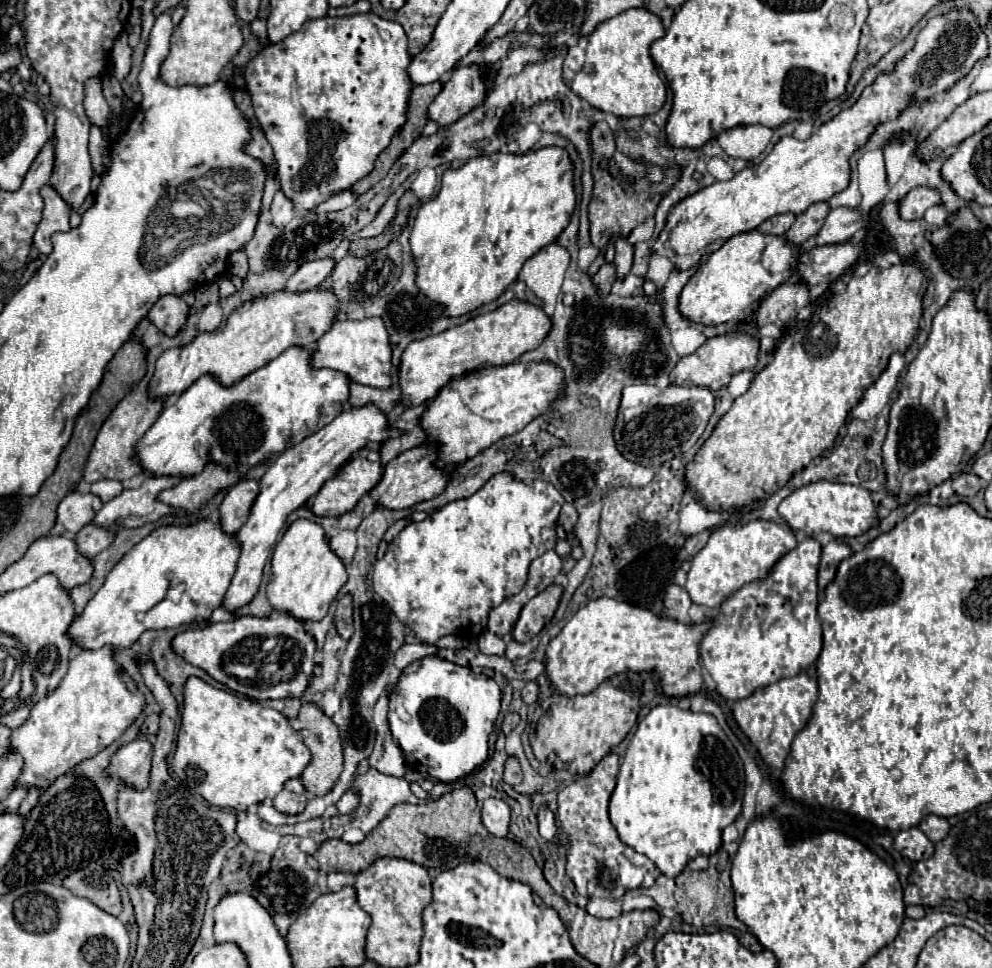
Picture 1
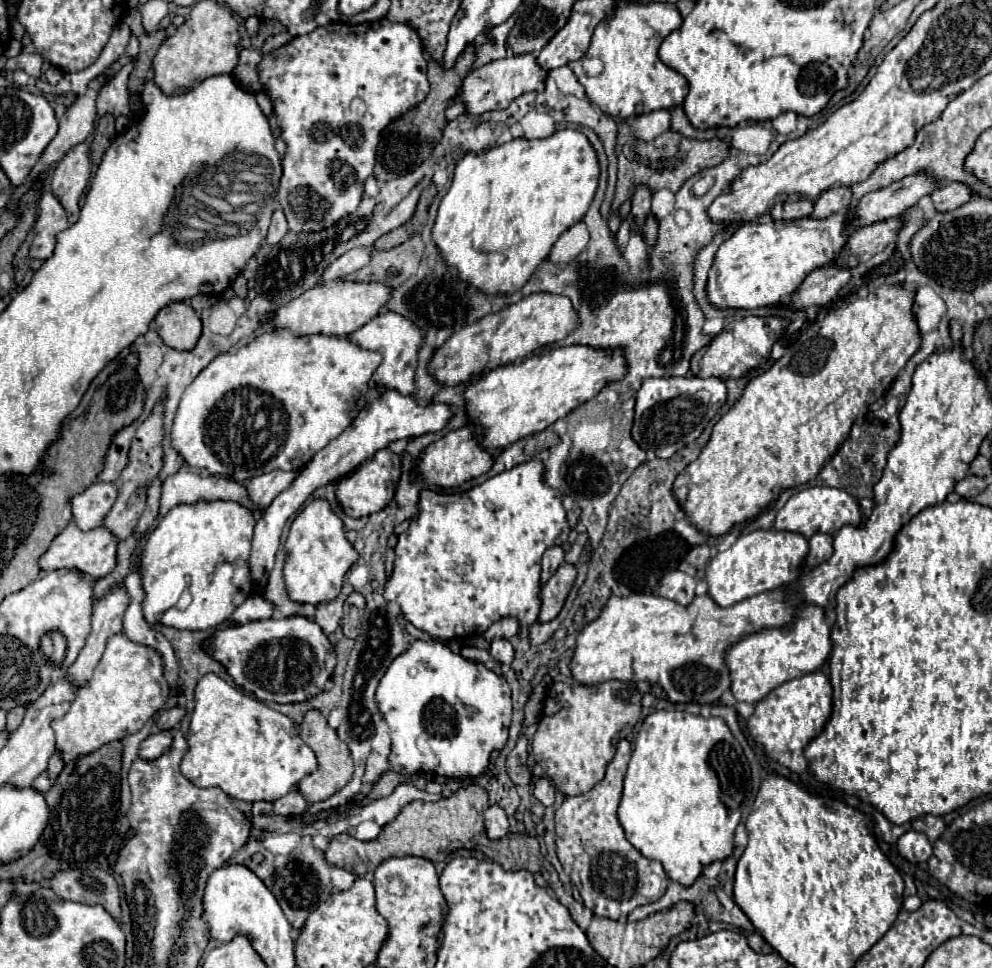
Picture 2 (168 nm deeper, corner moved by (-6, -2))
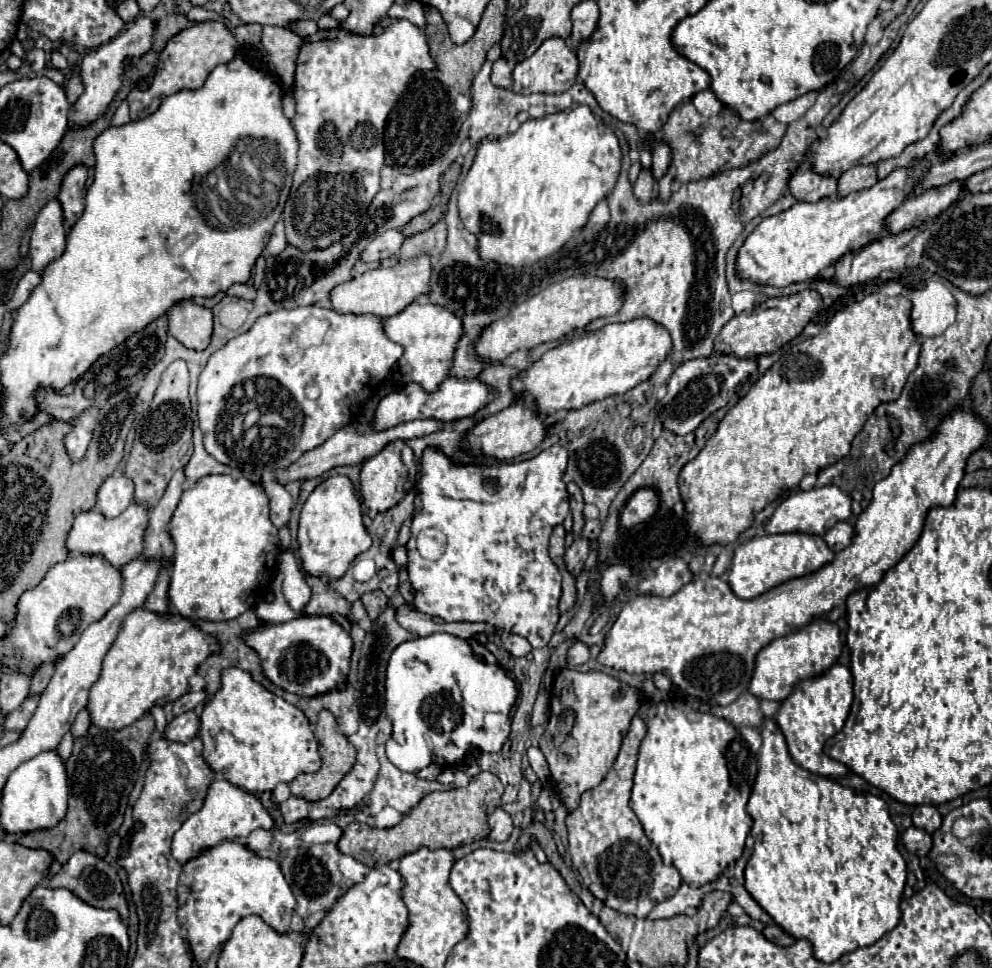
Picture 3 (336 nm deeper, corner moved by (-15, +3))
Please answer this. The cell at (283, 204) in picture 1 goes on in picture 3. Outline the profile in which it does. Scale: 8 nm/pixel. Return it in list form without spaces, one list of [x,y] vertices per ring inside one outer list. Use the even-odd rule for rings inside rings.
[[[278,220],[278,224],[274,226],[274,232],[272,232],[272,236],[270,236],[270,242],[266,244],[266,250],[268,250],[270,254],[280,254],[280,250],[284,250],[286,244],[288,244],[288,242],[286,242],[286,236],[284,236],[284,222]]]

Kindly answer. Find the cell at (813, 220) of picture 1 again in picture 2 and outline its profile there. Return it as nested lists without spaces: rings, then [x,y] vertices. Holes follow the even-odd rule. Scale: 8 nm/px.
[[[831,187],[815,201],[815,211],[813,211],[811,217],[825,219],[833,213],[847,211],[851,205],[853,205],[851,187]]]

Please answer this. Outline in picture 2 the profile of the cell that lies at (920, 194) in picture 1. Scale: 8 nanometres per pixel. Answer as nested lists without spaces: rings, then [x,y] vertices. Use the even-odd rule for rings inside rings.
[[[949,183],[949,185],[941,185],[933,195],[933,203],[937,207],[937,211],[953,211],[955,207],[961,207],[963,203],[967,203],[971,199],[973,191],[963,185],[963,183]]]

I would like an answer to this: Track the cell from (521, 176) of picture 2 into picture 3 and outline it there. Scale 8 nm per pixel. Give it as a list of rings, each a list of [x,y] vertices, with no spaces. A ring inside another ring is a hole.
[[[576,106],[568,114],[556,112],[544,120],[526,120],[516,134],[500,140],[484,140],[478,146],[474,164],[458,190],[462,228],[478,238],[478,254],[484,260],[514,268],[544,260],[584,226],[594,206],[612,190],[620,174],[620,160],[622,154],[616,134],[588,106]]]

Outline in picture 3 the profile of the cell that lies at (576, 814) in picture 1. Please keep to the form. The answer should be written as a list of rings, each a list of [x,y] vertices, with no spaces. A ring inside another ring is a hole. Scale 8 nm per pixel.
[[[634,716],[630,730],[622,742],[620,754],[606,778],[596,788],[584,792],[578,808],[566,816],[570,856],[574,860],[574,868],[582,876],[588,890],[592,888],[590,892],[598,900],[622,914],[638,912],[638,898],[642,896],[642,886],[646,886],[648,880],[660,880],[660,900],[670,898],[682,882],[678,870],[662,862],[658,850],[646,838],[640,820],[628,806],[636,756],[644,736],[646,724],[638,716]]]

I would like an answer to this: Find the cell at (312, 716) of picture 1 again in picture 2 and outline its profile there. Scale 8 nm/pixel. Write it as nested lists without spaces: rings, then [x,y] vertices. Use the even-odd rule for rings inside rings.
[[[307,711],[305,713],[305,719],[299,725],[299,733],[301,733],[301,739],[315,753],[319,767],[311,775],[307,775],[307,777],[301,779],[299,785],[297,785],[297,789],[305,797],[307,803],[325,801],[331,795],[335,795],[339,789],[343,789],[351,781],[351,777],[353,777],[353,761],[351,761],[349,747],[337,737],[337,733],[327,725],[327,719],[319,711]]]

